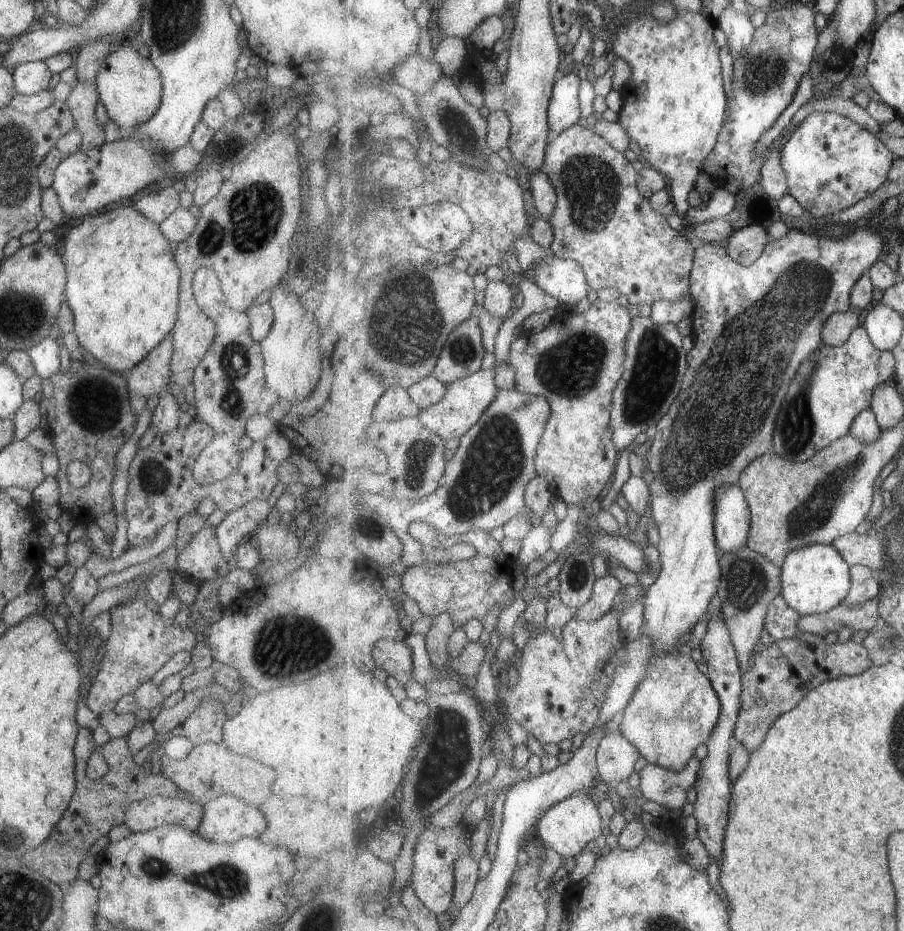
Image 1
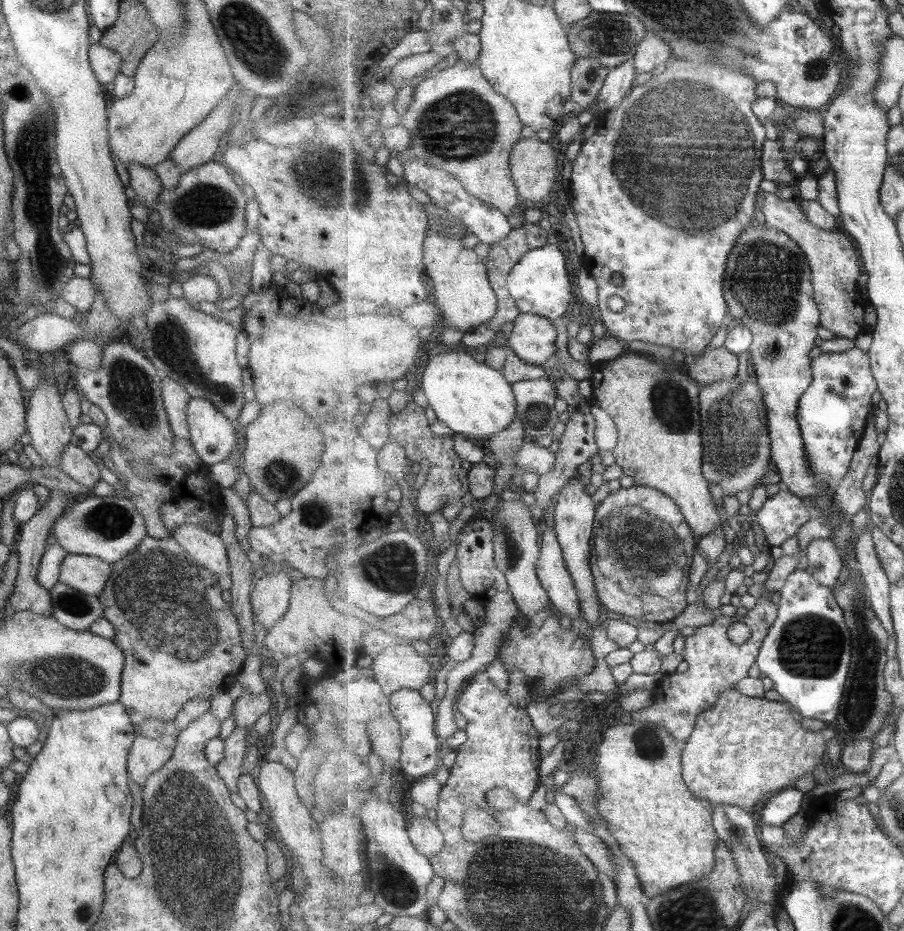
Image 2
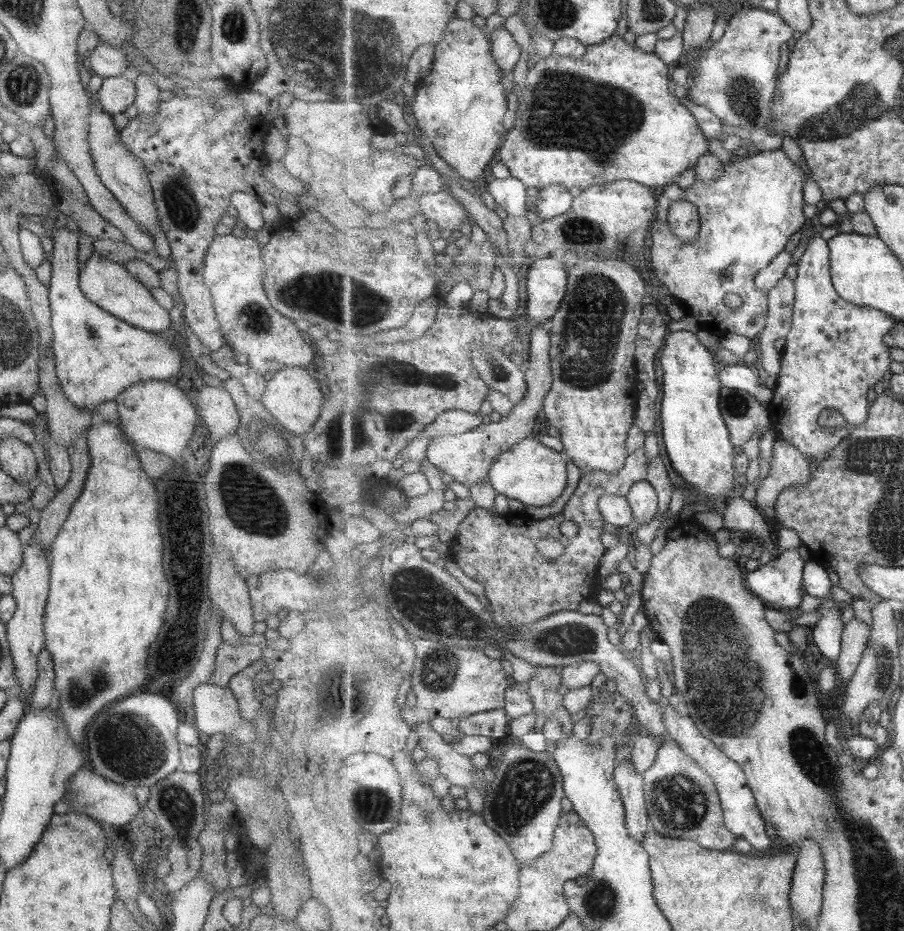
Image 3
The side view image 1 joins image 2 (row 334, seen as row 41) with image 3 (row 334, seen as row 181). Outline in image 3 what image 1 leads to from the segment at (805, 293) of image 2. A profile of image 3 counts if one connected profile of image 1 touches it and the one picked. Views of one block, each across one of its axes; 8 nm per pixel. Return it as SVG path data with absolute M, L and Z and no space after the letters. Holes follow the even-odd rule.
M782 148L765 150L741 161L733 160L723 167L723 175L713 181L696 179L688 189L683 189L673 182L667 185L659 196L658 218L650 230L652 247L650 260L653 265L652 274L656 281L663 282L669 292L681 303L683 313L689 314L701 322L702 330L719 334L721 337L727 333L741 334L753 339L765 330L768 321L770 300L768 292L761 291L755 280L759 271L767 268L778 254L781 254L791 236L799 232L807 220L803 214L806 204L804 196L807 174L803 172L798 161L791 160ZM679 200L687 200L697 206L701 217L701 230L697 240L685 242L671 232L667 225L670 220L671 206ZM735 292L743 298L743 306L730 307L725 303L725 296Z

